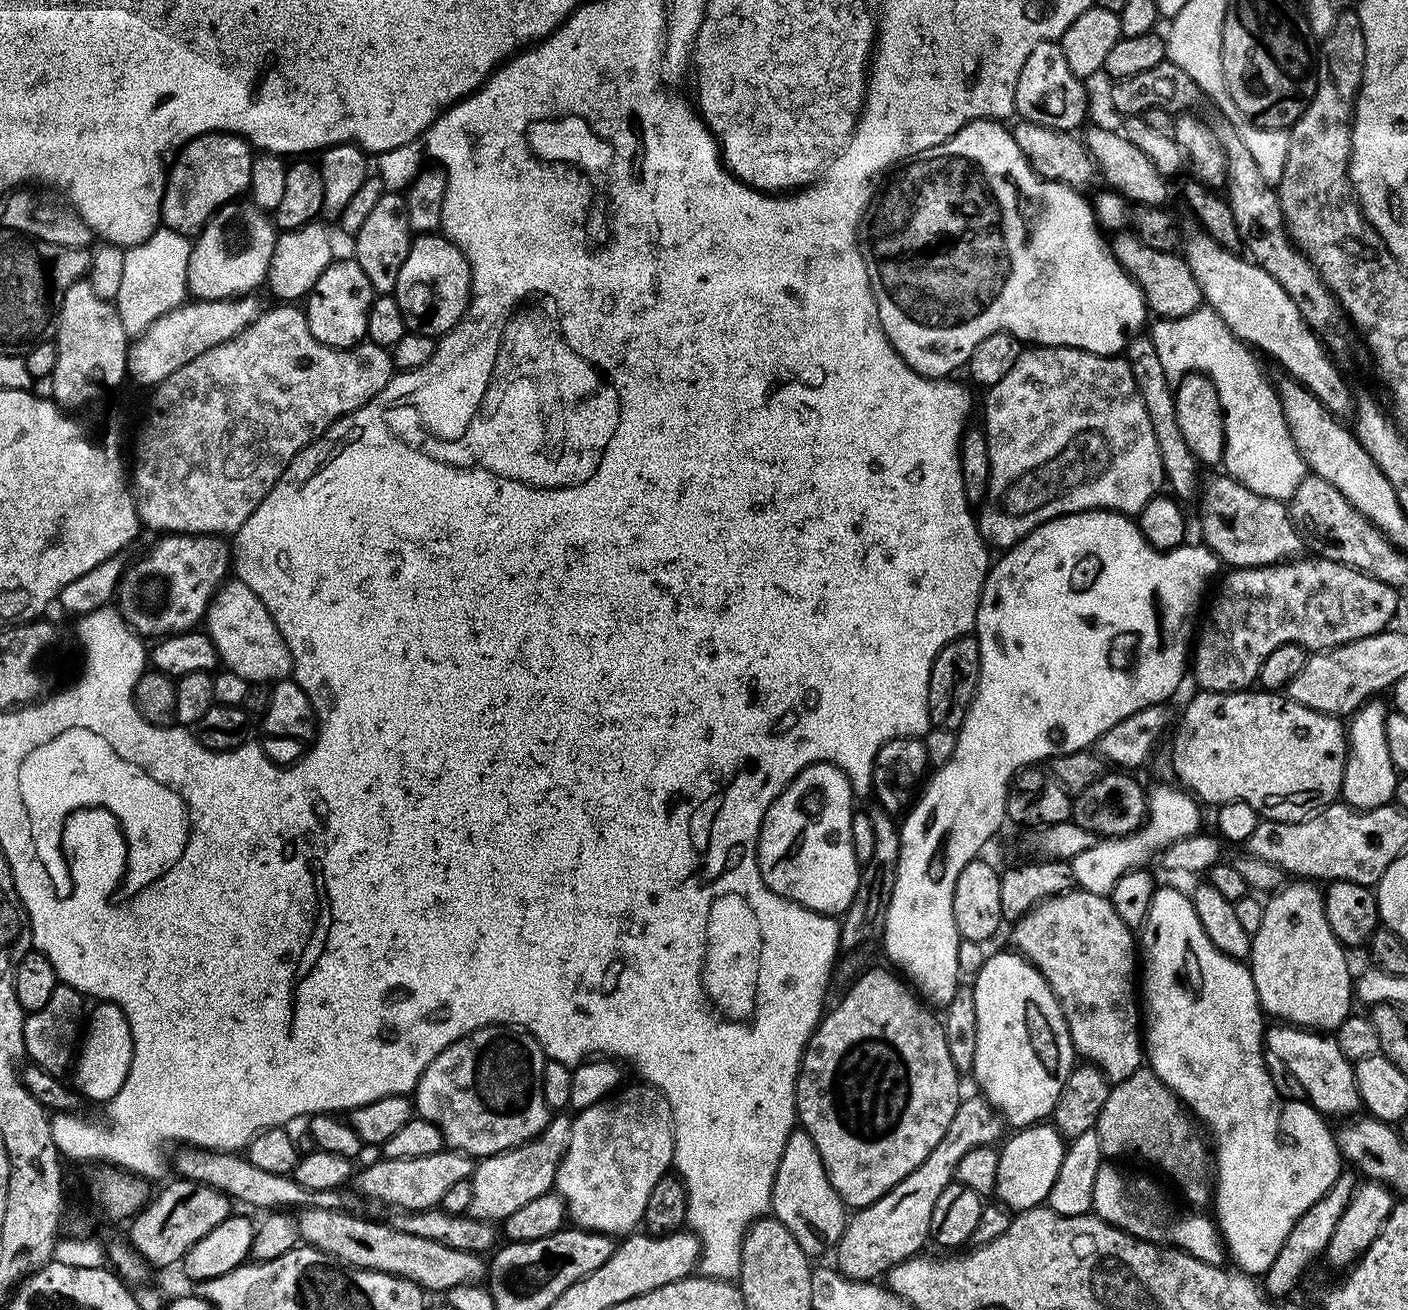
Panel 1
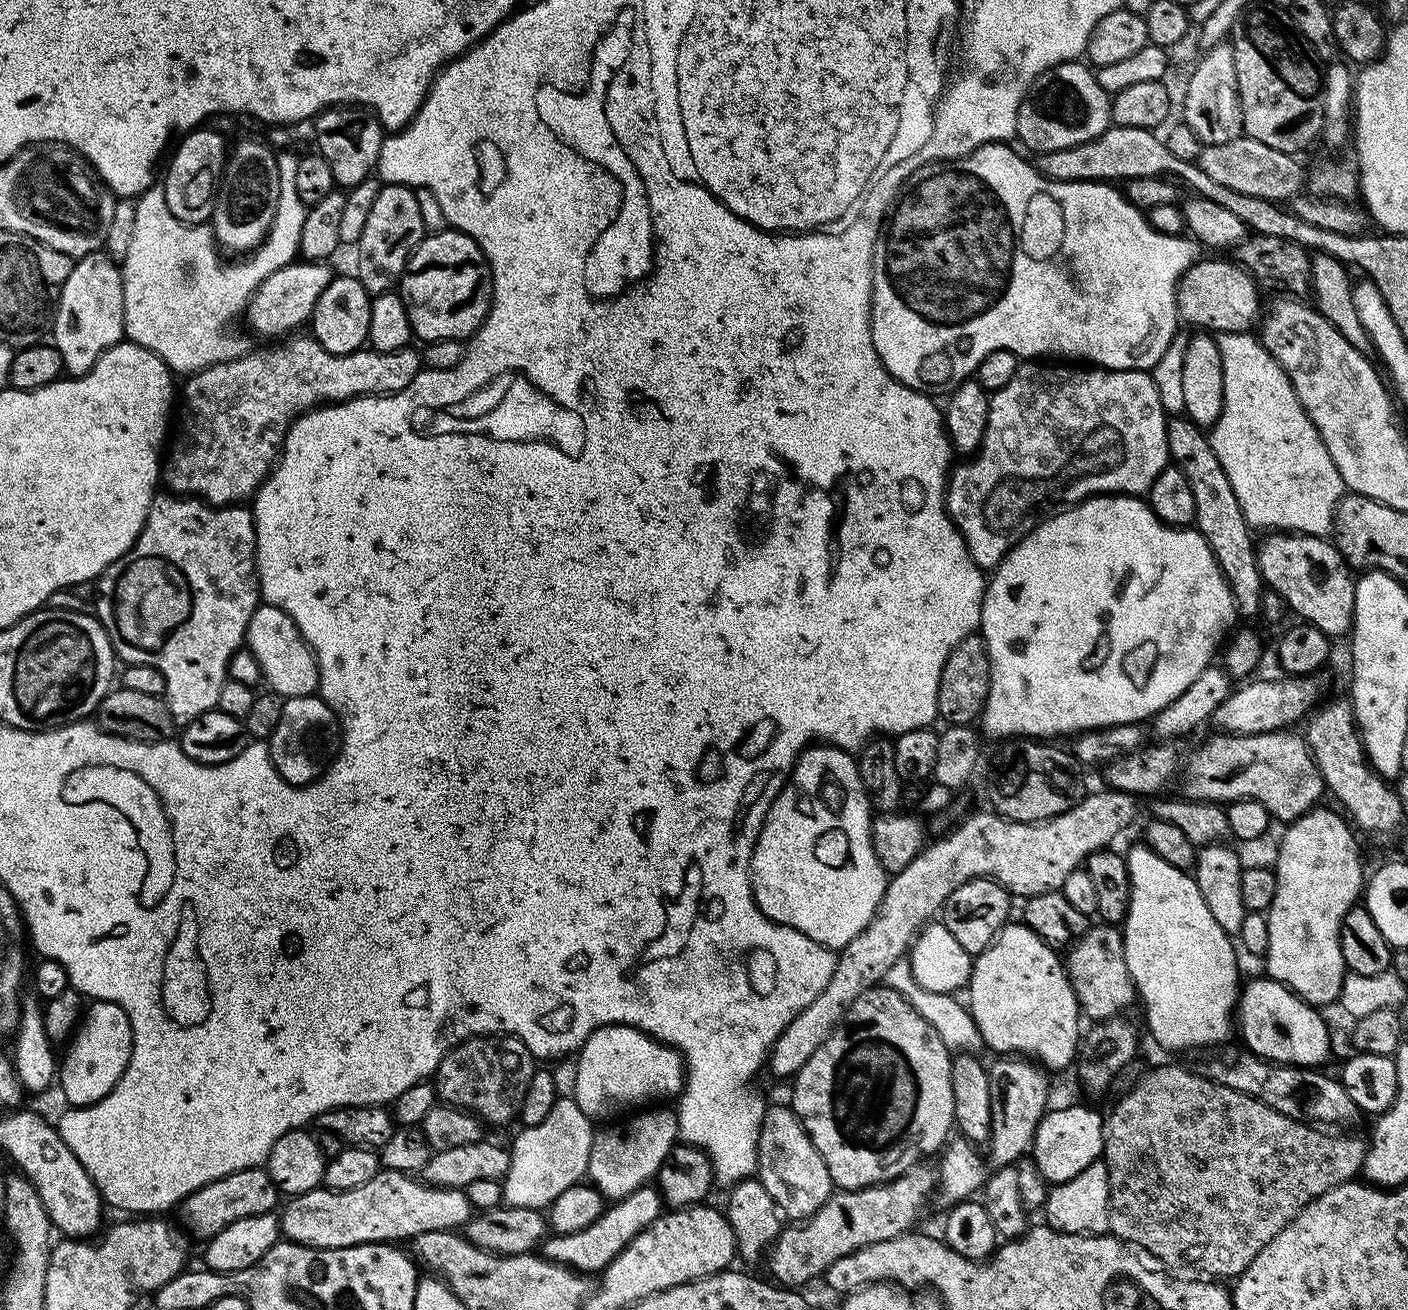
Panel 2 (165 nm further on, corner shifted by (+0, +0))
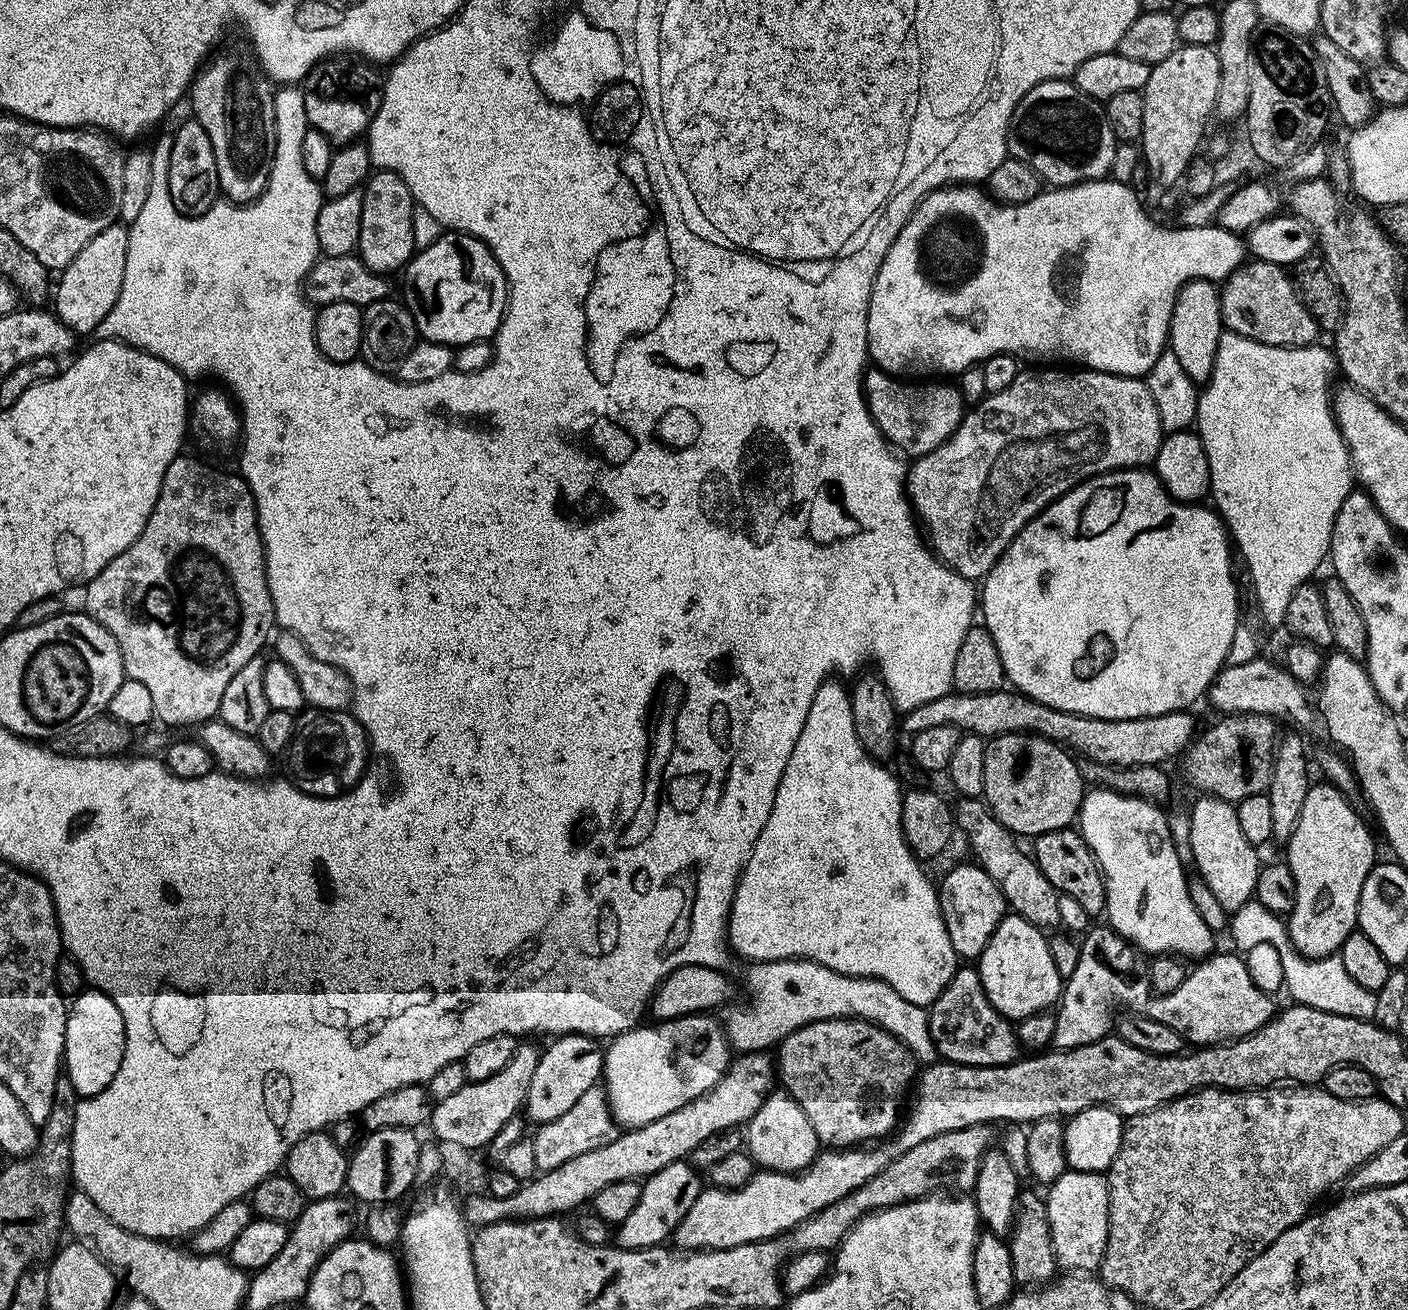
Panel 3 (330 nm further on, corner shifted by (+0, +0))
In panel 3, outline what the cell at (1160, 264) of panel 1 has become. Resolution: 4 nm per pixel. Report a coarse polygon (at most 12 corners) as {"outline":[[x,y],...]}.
{"outline":[[1258,259],[1219,289],[1225,329],[1307,348],[1318,329],[1293,277]]}

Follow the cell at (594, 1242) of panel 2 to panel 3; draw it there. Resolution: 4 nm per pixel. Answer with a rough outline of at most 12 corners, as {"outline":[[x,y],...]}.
{"outline":[[688,1160],[640,1185],[638,1206],[615,1229],[621,1248],[655,1248],[702,1191]]}

